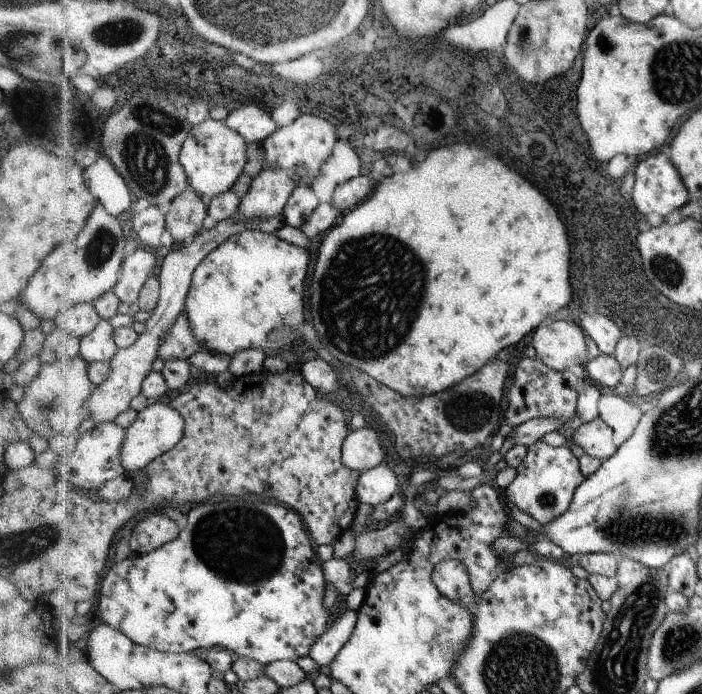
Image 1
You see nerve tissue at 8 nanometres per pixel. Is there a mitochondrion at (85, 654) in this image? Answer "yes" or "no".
no

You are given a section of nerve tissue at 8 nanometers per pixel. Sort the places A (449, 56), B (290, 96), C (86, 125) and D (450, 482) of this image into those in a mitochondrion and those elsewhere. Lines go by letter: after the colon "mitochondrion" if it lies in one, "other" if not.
A: other
B: other
C: other
D: other

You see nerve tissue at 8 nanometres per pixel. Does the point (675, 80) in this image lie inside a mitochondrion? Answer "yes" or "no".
yes

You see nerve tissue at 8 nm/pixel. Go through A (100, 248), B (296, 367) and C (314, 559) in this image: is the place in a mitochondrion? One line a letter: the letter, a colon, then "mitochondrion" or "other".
A: mitochondrion
B: other
C: other

